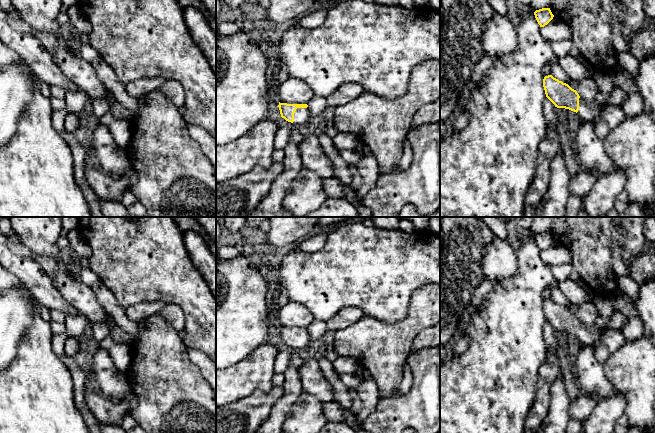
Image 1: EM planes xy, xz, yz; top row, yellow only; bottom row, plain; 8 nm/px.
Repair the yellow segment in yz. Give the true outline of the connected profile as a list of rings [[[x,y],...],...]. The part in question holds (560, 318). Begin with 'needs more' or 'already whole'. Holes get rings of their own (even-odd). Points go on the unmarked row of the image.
needs more | [[[552,299],[544,301],[543,311],[546,321],[555,331],[576,336],[583,346],[591,345],[600,338],[601,328],[596,324],[593,326],[584,325],[576,314],[554,302]]]

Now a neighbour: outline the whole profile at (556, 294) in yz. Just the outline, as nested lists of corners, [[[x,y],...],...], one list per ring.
[[[557,285],[551,287],[550,299],[566,308],[568,308],[570,303],[567,297],[564,295],[564,293],[560,290],[560,288]]]

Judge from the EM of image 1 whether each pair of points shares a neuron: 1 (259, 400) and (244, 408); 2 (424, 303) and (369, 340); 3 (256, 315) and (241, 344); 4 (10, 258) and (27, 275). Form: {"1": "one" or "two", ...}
{"1": "one", "2": "one", "3": "one", "4": "one"}

